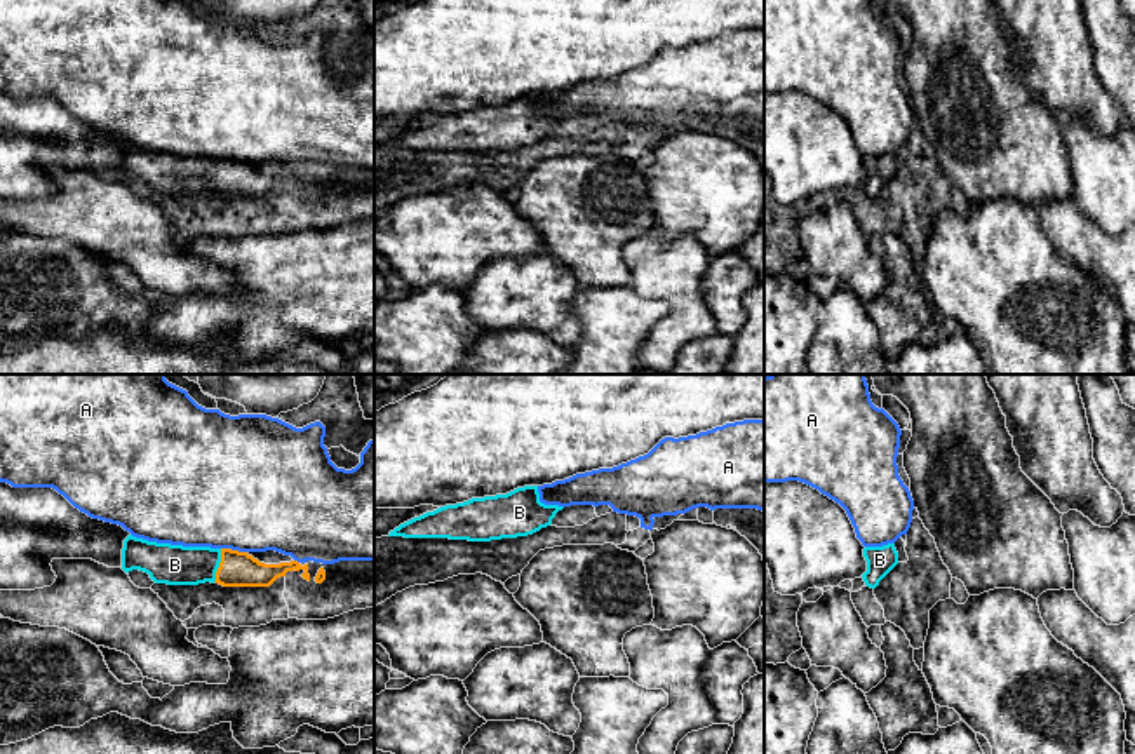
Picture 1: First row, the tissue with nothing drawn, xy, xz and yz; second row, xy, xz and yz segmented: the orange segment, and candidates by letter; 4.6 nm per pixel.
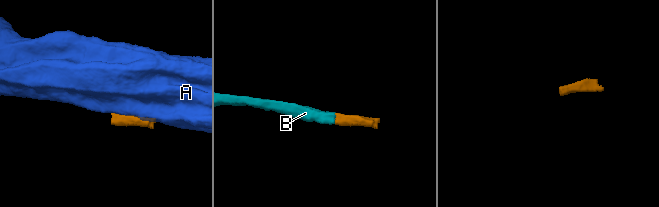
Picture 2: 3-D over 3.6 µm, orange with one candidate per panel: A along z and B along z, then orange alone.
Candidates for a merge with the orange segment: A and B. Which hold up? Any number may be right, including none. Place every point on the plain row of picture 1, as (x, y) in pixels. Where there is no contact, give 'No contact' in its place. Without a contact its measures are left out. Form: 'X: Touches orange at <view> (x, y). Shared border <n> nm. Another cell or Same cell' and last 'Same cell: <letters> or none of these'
A: Touches orange at xy (234, 161). Shared border 120 nm. Another cell
B: Touches orange at xy (220, 175). Shared border 160 nm. Same cell
Same cell: B

